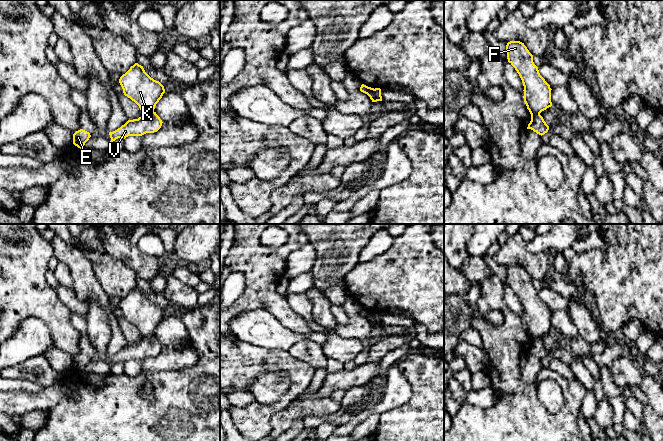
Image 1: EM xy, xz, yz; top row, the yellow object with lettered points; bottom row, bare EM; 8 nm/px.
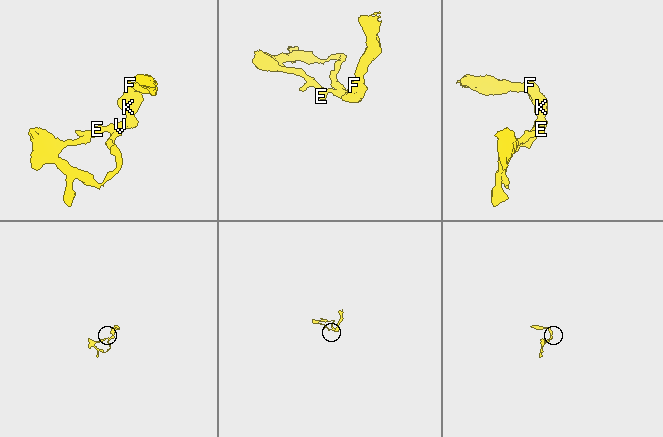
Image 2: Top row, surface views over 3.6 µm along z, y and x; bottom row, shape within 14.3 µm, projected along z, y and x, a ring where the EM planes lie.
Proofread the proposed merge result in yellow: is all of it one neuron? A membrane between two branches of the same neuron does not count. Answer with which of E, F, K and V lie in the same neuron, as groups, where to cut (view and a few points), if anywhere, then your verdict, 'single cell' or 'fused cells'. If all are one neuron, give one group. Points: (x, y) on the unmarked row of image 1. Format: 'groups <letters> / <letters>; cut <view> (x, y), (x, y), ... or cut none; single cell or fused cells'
groups E V / F K; cut xy (153, 334), (143, 338); fused cells

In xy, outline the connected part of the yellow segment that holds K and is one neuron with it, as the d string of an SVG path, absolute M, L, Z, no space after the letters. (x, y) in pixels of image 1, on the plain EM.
M138 287L120 301L119 307L124 319L134 325L143 338L152 337L165 317L164 310L151 302Z

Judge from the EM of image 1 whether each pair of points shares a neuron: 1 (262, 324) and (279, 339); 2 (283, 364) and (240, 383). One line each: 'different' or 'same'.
1: same
2: same

